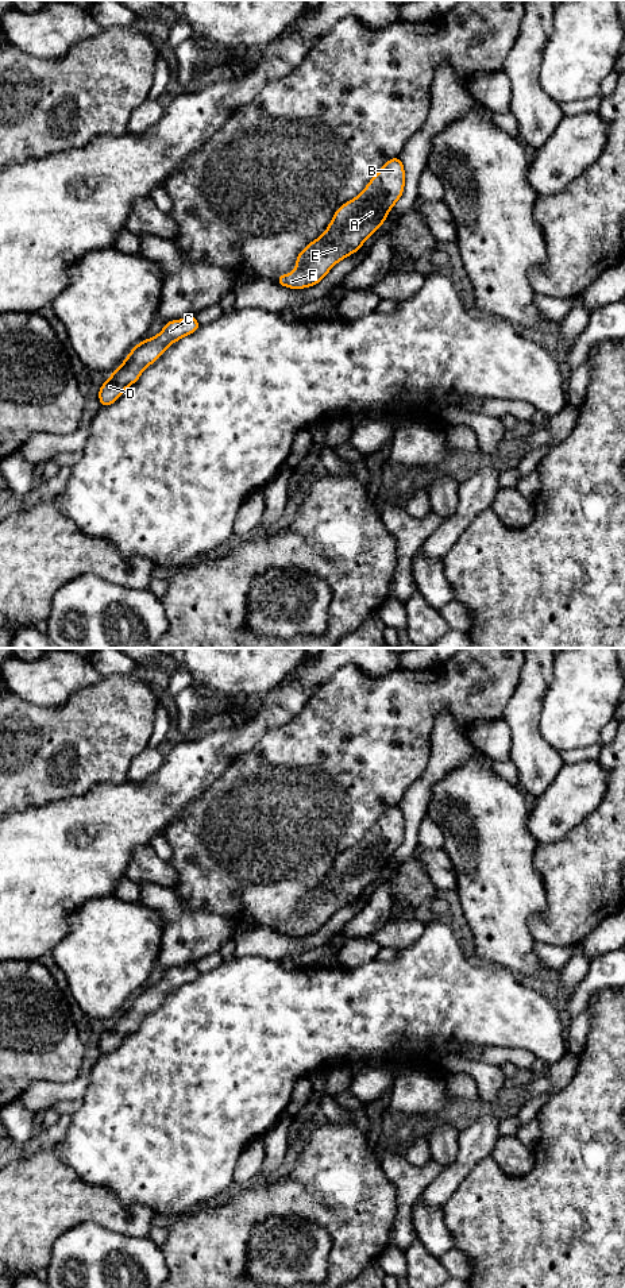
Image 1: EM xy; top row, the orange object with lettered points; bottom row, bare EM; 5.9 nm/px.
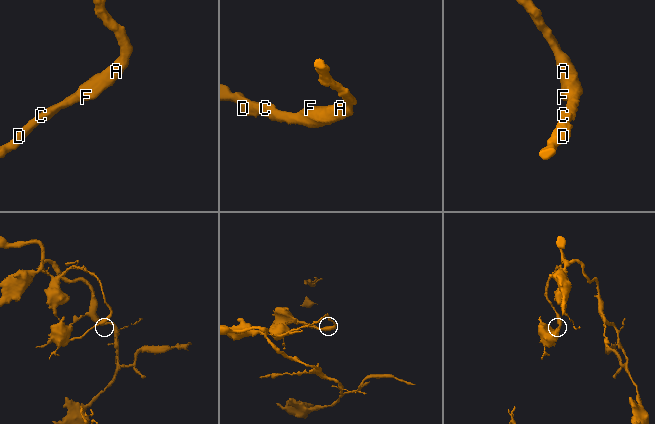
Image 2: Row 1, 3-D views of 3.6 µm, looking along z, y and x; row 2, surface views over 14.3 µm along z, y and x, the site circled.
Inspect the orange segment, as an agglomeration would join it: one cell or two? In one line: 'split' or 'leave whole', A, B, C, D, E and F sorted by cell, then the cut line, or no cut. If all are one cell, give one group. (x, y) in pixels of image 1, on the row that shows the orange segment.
leave whole | A B C D E F | no cut

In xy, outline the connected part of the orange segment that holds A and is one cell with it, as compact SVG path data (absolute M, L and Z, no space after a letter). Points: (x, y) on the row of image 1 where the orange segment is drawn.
M398 158L389 159L363 192L336 209L325 232L300 251L296 270L275 282L302 289L319 284L342 259L359 251L387 217L404 193L405 170Z

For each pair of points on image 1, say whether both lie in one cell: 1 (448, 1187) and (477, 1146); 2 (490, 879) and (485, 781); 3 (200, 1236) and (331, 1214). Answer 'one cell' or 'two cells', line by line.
1: one cell
2: one cell
3: one cell

